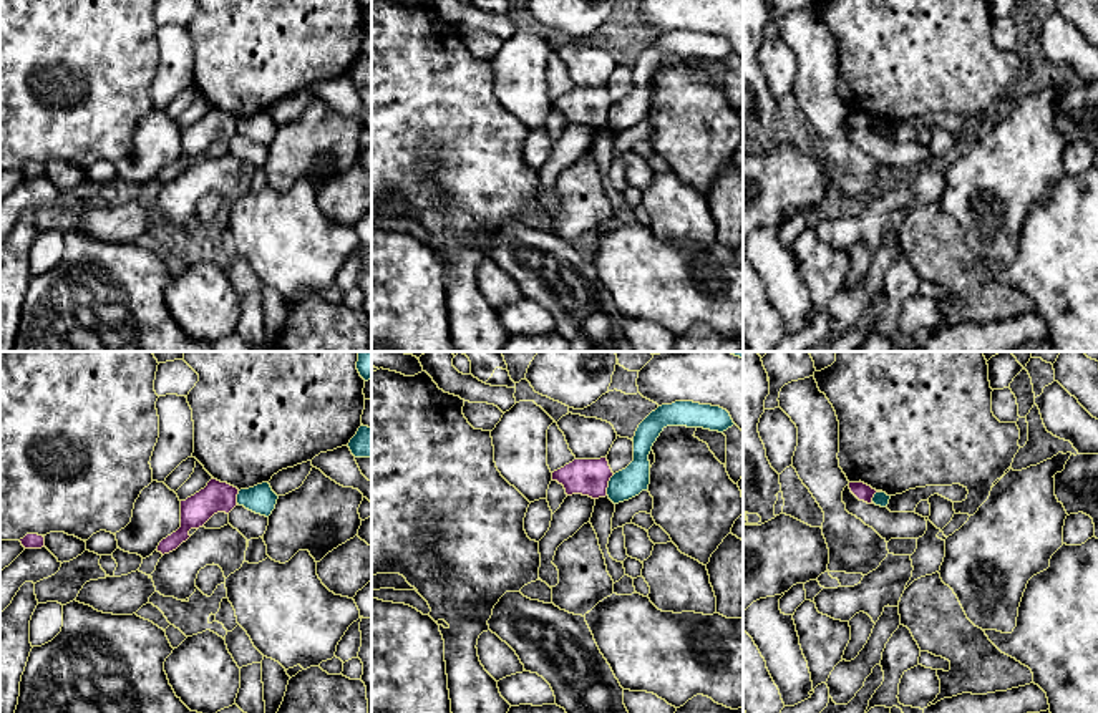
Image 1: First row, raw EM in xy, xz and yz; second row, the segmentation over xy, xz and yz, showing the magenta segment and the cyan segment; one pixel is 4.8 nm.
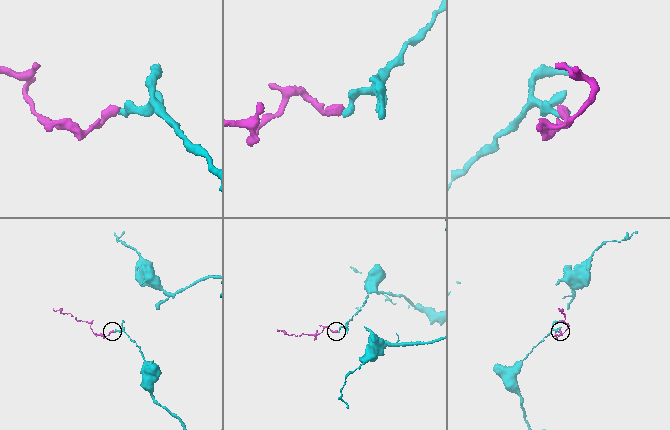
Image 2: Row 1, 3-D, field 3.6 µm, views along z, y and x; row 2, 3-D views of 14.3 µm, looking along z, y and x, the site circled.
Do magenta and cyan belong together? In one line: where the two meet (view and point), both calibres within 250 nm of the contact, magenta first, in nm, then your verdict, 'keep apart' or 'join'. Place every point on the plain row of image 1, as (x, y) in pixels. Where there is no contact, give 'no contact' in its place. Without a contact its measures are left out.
contact xz (607, 113); calibres 180 and 140 nm; keep apart

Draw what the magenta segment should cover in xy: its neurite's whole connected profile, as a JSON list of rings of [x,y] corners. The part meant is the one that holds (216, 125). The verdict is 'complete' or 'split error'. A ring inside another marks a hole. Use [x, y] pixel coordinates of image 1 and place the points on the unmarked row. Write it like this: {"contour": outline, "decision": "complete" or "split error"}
{"contour": [[[212,106],[204,118],[181,129],[181,156],[163,167],[156,179],[169,182],[191,166],[191,158],[202,156],[217,141],[229,143],[237,134],[237,123],[237,116]]], "decision": "complete"}

